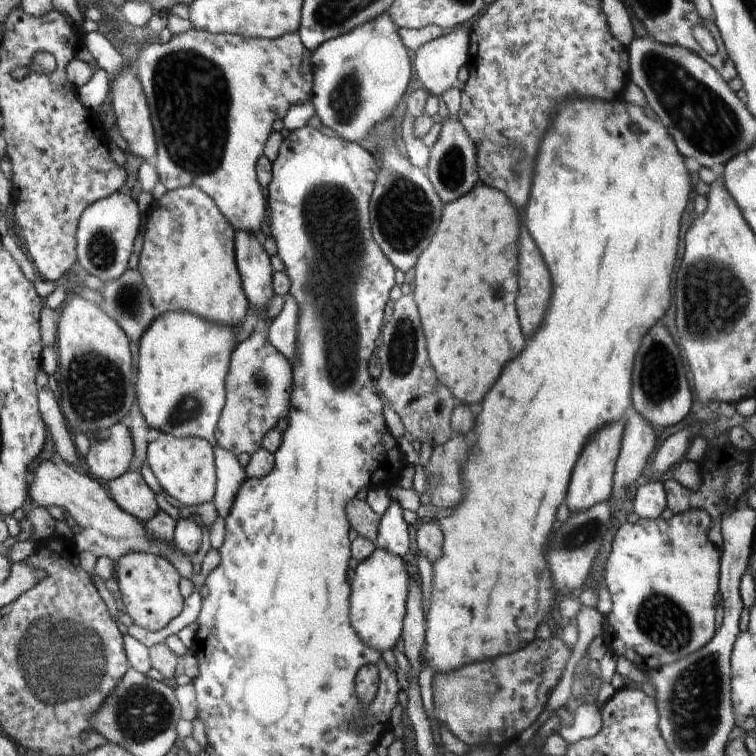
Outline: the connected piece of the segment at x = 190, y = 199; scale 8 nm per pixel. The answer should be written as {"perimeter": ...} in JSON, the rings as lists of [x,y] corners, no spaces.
{"perimeter":[[[196,186],[166,191],[161,198],[154,200],[146,214],[144,244],[137,266],[154,308],[160,313],[186,310],[218,326],[240,327],[248,312],[249,302],[243,292],[241,276],[236,266],[234,238],[236,231],[216,203]]]}

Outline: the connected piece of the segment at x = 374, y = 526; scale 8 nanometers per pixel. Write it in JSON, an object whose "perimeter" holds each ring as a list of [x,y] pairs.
{"perimeter":[[[354,497],[346,504],[346,514],[349,526],[358,532],[359,536],[374,542],[378,538],[381,516],[372,511],[365,500]]]}

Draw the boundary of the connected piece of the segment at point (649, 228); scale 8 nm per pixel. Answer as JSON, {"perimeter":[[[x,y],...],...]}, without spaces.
{"perimeter":[[[568,98],[564,104],[558,106],[556,118],[552,118],[552,128],[546,130],[544,138],[540,140],[536,164],[532,168],[534,168],[534,180],[530,188],[530,200],[521,211],[521,221],[526,226],[528,234],[534,239],[534,244],[540,248],[548,264],[548,270],[552,272],[554,294],[546,308],[542,326],[526,342],[526,348],[508,362],[500,378],[484,396],[482,412],[476,416],[476,428],[474,428],[476,442],[472,444],[470,456],[460,472],[462,484],[464,484],[464,498],[456,504],[450,516],[438,521],[440,530],[443,532],[444,548],[442,548],[442,556],[432,563],[434,580],[432,580],[432,594],[428,602],[430,608],[426,612],[426,646],[424,646],[426,662],[434,669],[434,672],[452,672],[470,662],[490,660],[508,652],[516,652],[536,638],[538,626],[550,614],[552,604],[555,602],[552,576],[544,560],[544,546],[552,532],[556,508],[562,504],[568,492],[574,464],[580,458],[580,452],[584,450],[584,444],[588,442],[588,438],[594,432],[598,432],[602,426],[620,420],[622,416],[625,416],[626,410],[632,406],[632,368],[634,368],[636,350],[640,346],[642,336],[658,318],[664,316],[672,300],[670,276],[678,258],[676,251],[680,242],[680,219],[690,198],[688,194],[691,191],[691,181],[689,171],[684,166],[684,157],[677,152],[670,132],[648,105],[635,105],[622,98],[617,100],[612,98],[608,102],[602,102],[598,98]]]}

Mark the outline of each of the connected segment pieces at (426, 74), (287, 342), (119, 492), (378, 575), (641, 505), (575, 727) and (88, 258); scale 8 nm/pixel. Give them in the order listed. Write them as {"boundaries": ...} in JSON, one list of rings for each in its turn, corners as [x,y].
{"boundaries":[[[[458,27],[455,32],[422,44],[416,50],[416,75],[432,96],[442,97],[450,88],[461,88],[458,72],[464,66],[470,46],[470,33]]],[[[288,293],[284,297],[282,311],[272,319],[267,336],[268,342],[291,362],[296,360],[298,314],[300,314],[300,308],[298,308],[294,296]]],[[[128,469],[122,476],[107,483],[110,494],[124,512],[138,522],[148,522],[160,510],[154,492],[142,478],[141,472]]],[[[375,548],[374,552],[355,568],[349,598],[350,622],[360,640],[380,653],[393,650],[402,636],[408,600],[408,579],[402,558],[382,548]]],[[[643,480],[636,485],[632,510],[640,519],[658,520],[667,507],[666,490],[662,482]]],[[[574,704],[573,716],[572,726],[562,726],[557,732],[568,745],[581,738],[592,738],[601,731],[601,710],[595,704]]],[[[118,192],[93,202],[82,213],[78,229],[78,262],[88,274],[96,276],[102,282],[116,280],[128,269],[128,260],[134,252],[134,240],[138,236],[140,218],[142,218],[136,201]]]]}

